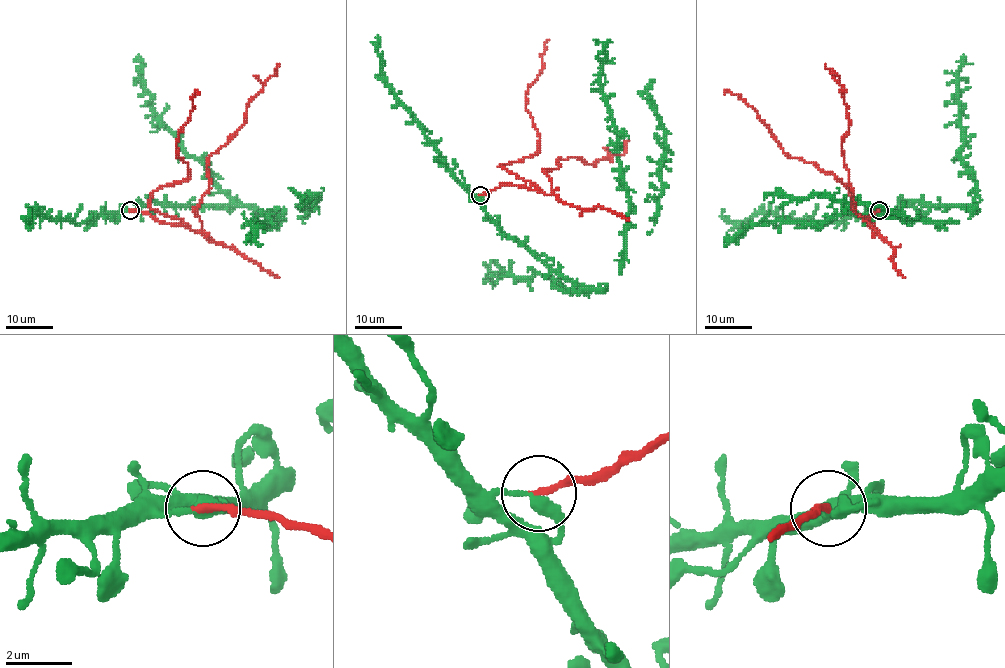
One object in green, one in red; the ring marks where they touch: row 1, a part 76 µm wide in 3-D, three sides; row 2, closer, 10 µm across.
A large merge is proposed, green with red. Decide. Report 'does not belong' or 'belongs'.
does not belong

